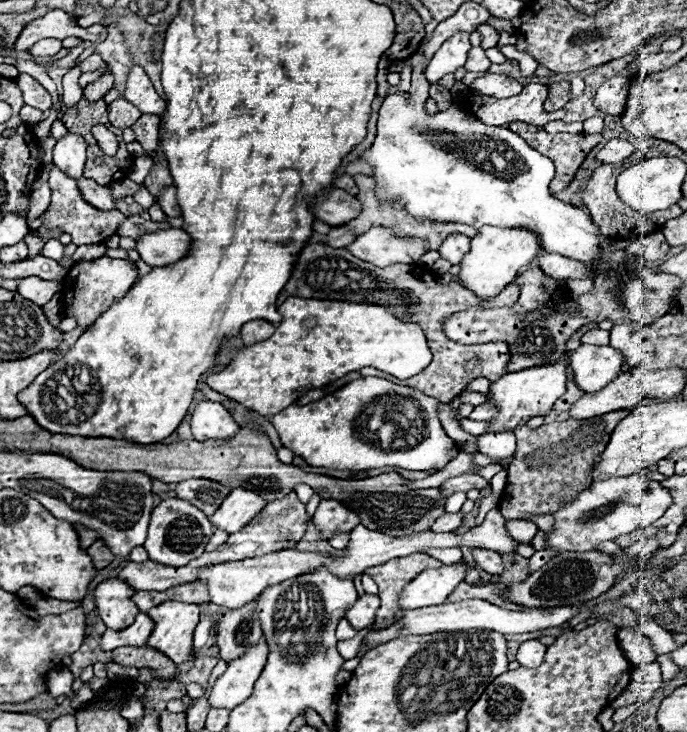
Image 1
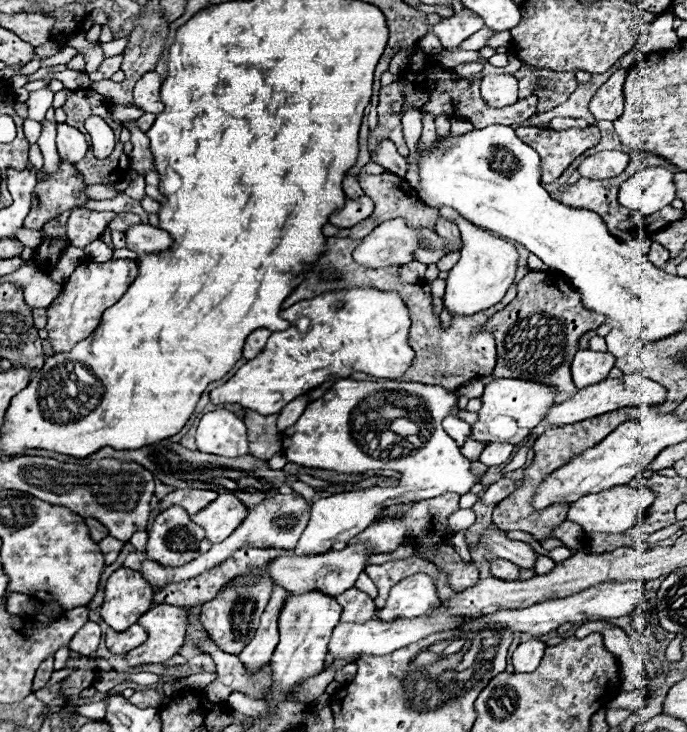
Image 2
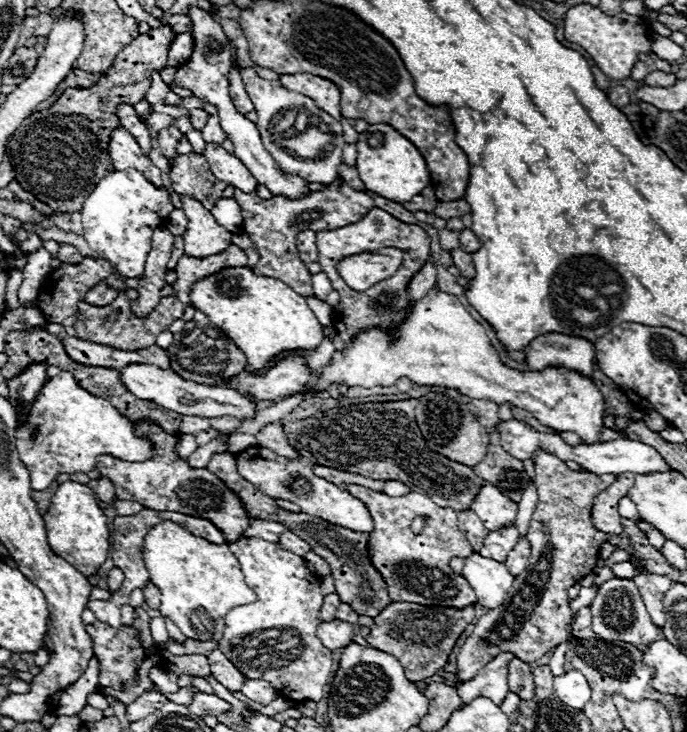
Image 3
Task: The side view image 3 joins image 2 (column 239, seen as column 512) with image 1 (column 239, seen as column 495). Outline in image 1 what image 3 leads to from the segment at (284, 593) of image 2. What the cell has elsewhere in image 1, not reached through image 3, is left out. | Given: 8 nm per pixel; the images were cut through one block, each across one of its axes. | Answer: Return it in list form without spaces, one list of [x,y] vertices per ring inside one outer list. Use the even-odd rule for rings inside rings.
[[[260,640],[254,648],[250,648],[244,656],[236,658],[228,664],[228,670],[218,676],[214,682],[208,704],[210,708],[226,708],[232,710],[236,704],[244,702],[254,688],[254,682],[258,680],[268,656],[268,646],[264,640]]]

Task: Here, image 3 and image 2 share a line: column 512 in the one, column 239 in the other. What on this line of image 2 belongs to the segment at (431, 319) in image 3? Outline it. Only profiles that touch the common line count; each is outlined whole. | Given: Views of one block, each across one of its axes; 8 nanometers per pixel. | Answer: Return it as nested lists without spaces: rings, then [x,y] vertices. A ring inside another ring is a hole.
[[[344,288],[342,292],[326,292],[282,310],[282,318],[290,322],[302,316],[310,318],[308,332],[272,332],[264,350],[254,360],[248,360],[226,384],[210,392],[212,404],[240,404],[270,416],[324,382],[348,378],[352,372],[398,378],[414,360],[414,350],[408,346],[408,308],[396,292]]]

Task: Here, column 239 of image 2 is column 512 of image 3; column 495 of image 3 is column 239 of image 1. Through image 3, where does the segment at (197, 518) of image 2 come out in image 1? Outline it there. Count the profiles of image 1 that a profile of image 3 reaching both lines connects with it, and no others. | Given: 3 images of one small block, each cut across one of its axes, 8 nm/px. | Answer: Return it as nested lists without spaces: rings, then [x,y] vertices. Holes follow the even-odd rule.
[[[234,488],[228,498],[222,502],[216,514],[210,516],[210,522],[226,532],[236,532],[244,526],[248,526],[254,516],[258,516],[268,500],[264,500],[258,492],[252,492],[248,488]]]

